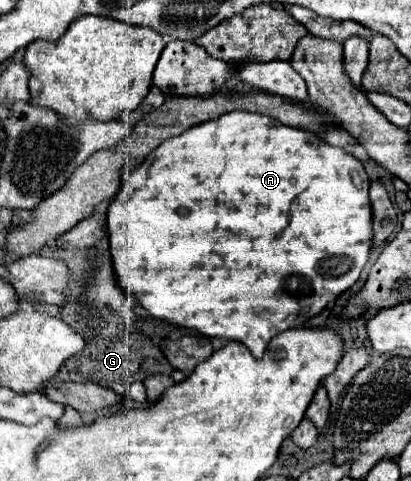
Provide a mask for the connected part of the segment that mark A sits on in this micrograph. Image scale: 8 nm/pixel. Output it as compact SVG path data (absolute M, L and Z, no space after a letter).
M225 113L213 121L205 121L193 129L163 141L157 151L149 153L145 165L139 165L123 181L121 191L115 195L107 209L107 229L111 245L112 266L120 287L131 293L137 303L149 313L149 317L197 331L205 337L223 337L243 343L253 357L261 359L271 337L285 329L301 327L311 317L321 313L331 301L347 291L357 279L371 253L371 201L369 201L369 177L353 155L339 147L325 145L315 133L295 129L273 121L259 113Z

